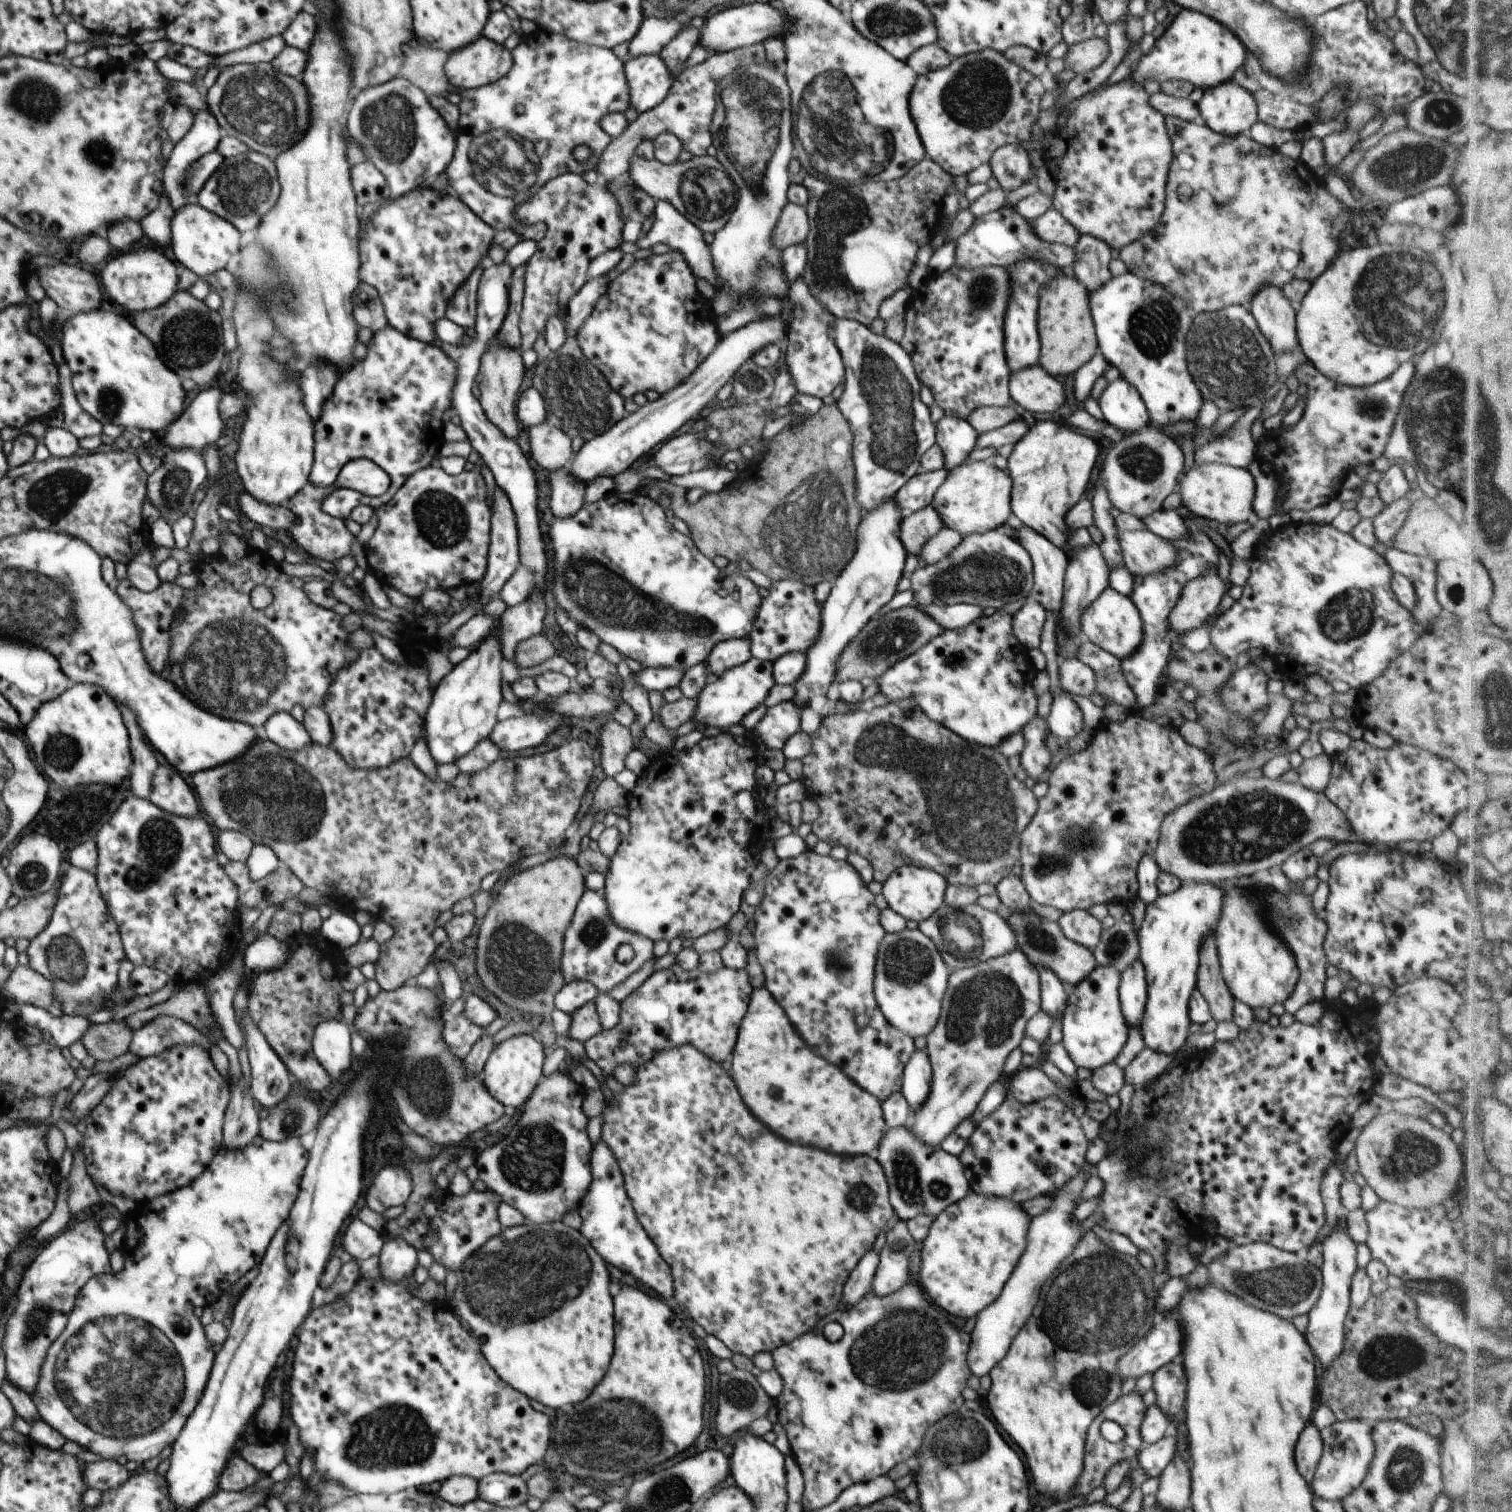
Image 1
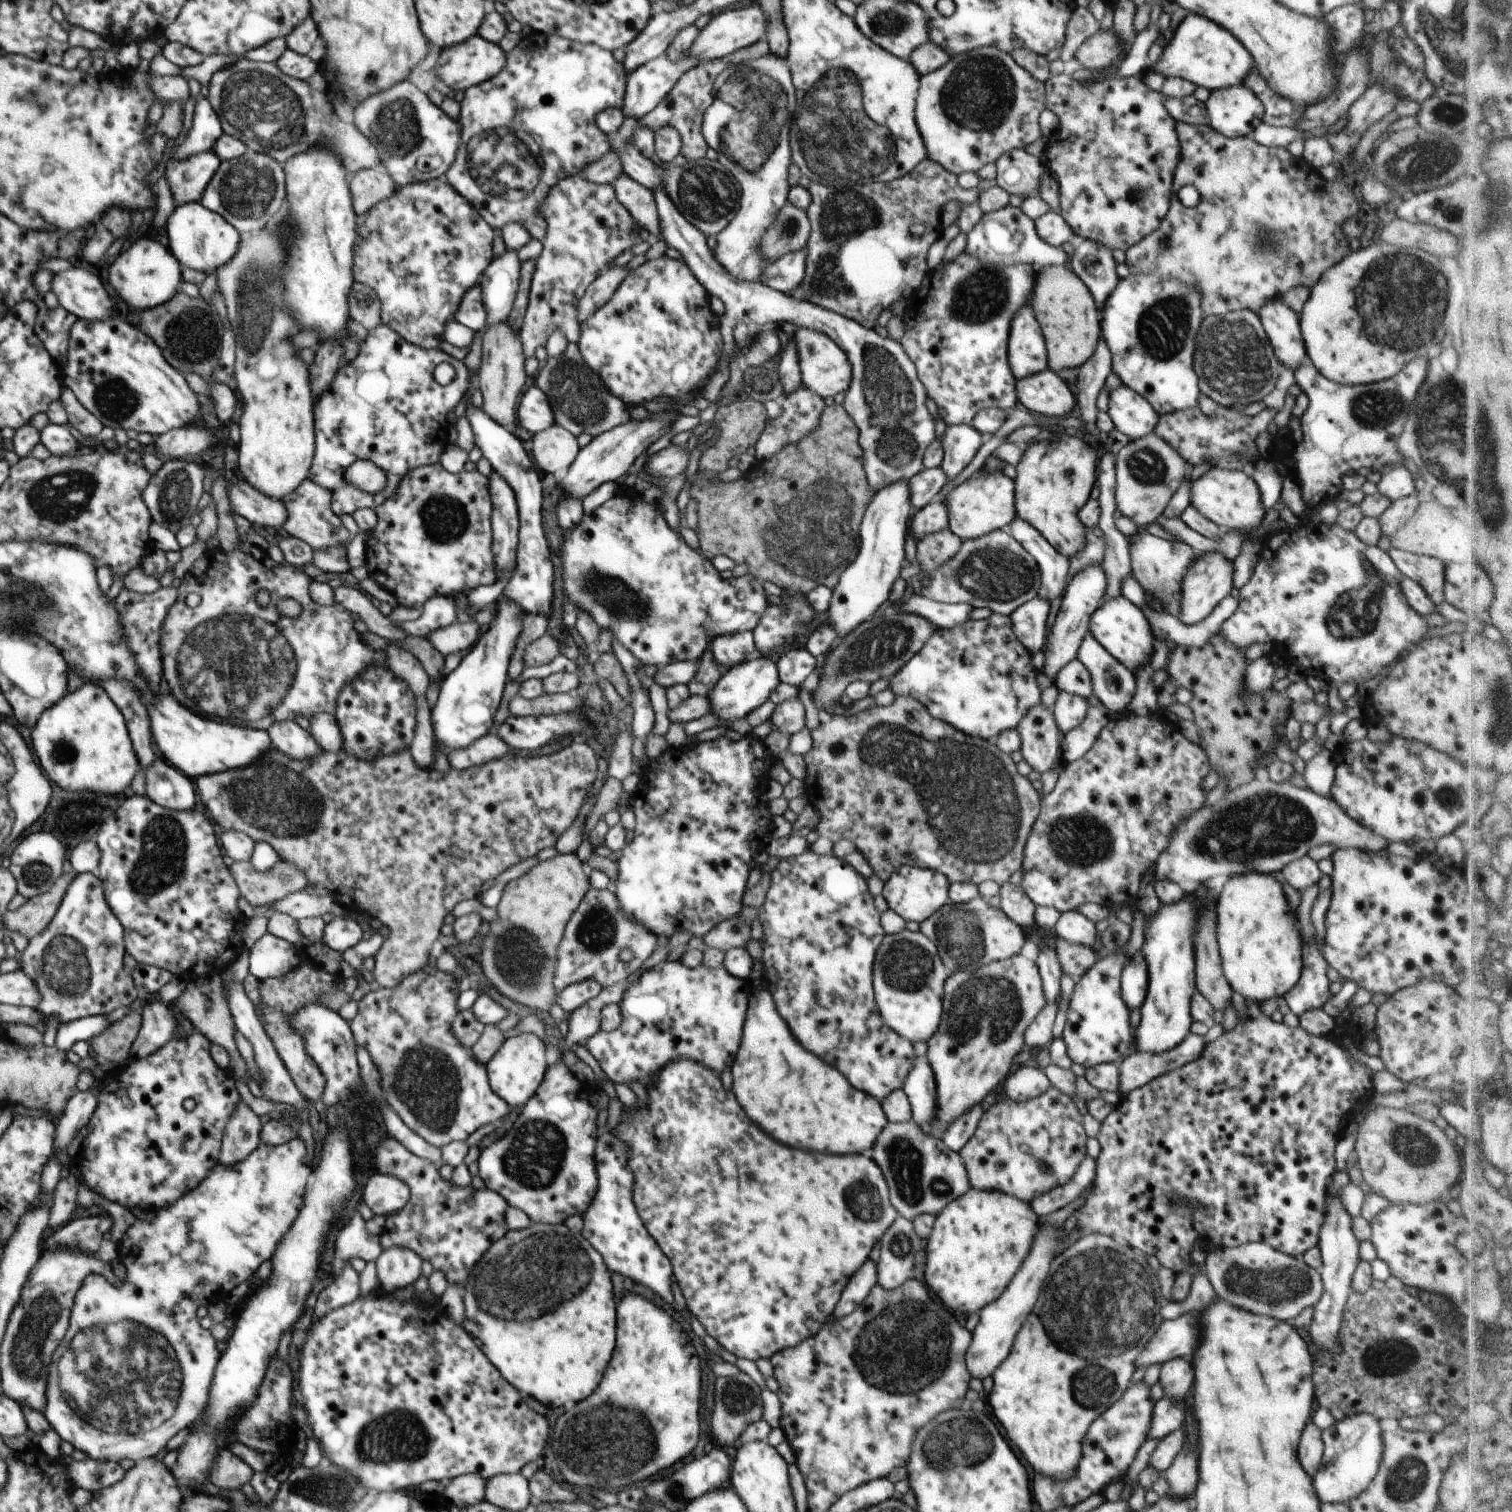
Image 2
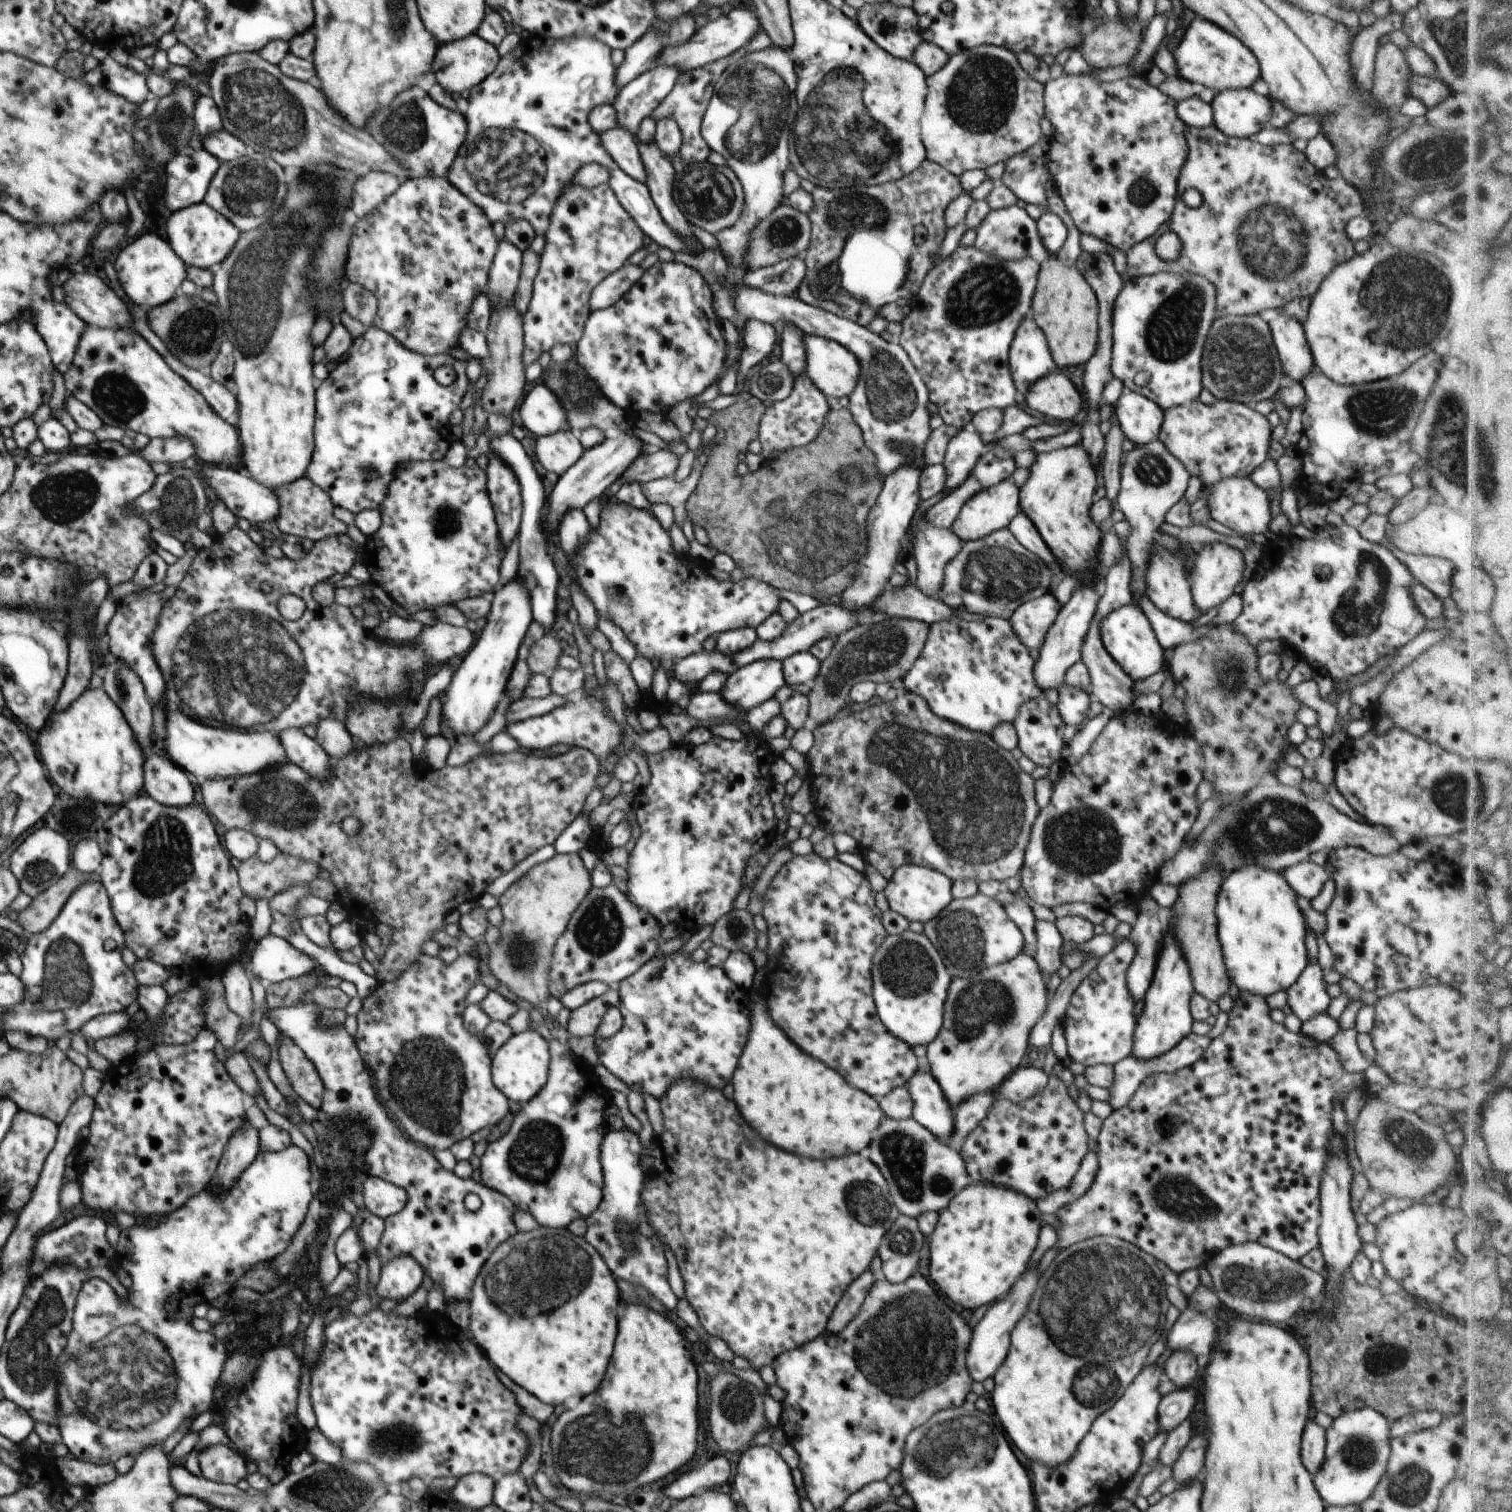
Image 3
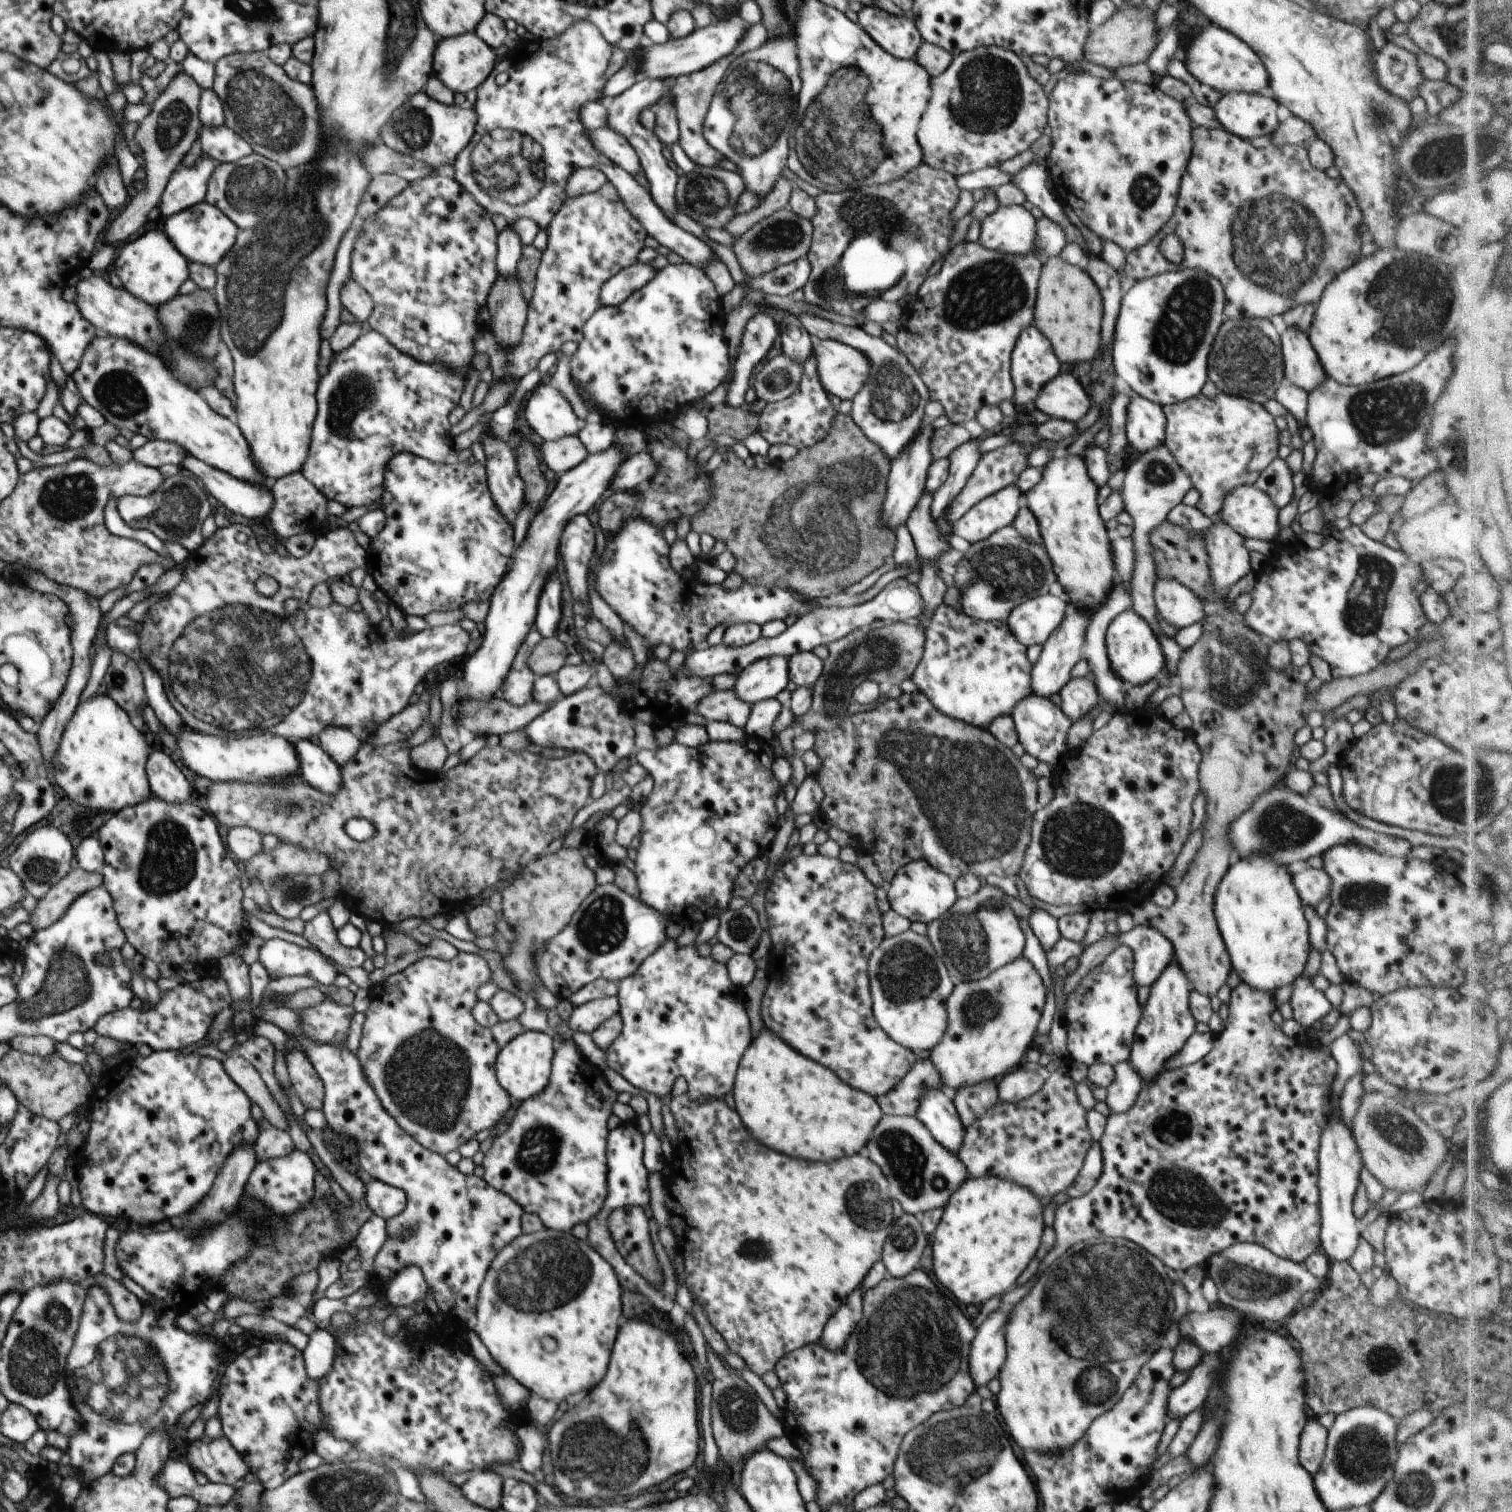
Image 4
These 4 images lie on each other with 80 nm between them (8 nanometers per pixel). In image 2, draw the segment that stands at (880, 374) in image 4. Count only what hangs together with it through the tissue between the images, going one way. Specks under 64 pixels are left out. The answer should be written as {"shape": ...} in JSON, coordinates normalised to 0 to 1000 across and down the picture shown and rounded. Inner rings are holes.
{"shape":[[[435,122],[431,127],[435,135],[437,157],[442,163],[447,164],[458,181],[467,190],[470,196],[474,196],[479,202],[477,210],[478,222],[478,234],[475,244],[466,256],[464,263],[470,266],[476,263],[483,250],[482,240],[486,234],[484,219],[487,213],[491,213],[496,220],[503,217],[521,213],[526,218],[536,218],[549,223],[562,237],[564,249],[559,259],[557,269],[563,276],[568,284],[568,294],[571,300],[571,311],[575,321],[581,325],[595,317],[601,317],[610,310],[610,300],[618,291],[618,279],[612,269],[613,258],[607,250],[604,239],[595,226],[583,223],[578,217],[570,216],[553,206],[537,201],[526,194],[519,194],[505,188],[503,186],[491,186],[484,183],[473,171],[467,161],[468,156],[463,153],[456,144],[447,137],[440,125]]]}

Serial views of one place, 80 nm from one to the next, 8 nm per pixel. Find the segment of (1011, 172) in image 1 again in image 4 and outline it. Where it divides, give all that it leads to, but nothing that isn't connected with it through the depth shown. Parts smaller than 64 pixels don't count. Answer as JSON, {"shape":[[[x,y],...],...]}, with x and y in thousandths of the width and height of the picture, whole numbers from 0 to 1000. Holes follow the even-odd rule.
{"shape":[[[683,107],[671,116],[671,120],[669,120],[677,126],[679,132],[683,134],[684,136],[689,139],[692,144],[702,149],[706,161],[713,161],[717,164],[716,153],[708,146],[703,136],[698,133],[694,124],[693,112],[690,110],[686,110]]]}

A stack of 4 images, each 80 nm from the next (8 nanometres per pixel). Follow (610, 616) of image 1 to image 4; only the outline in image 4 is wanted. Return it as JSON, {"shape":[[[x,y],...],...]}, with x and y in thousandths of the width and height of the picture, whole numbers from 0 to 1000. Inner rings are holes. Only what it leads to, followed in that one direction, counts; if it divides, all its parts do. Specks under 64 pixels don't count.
{"shape":[[[416,343],[404,358],[401,358],[398,373],[394,377],[394,390],[396,393],[409,405],[412,411],[415,411],[422,419],[429,425],[433,429],[436,426],[444,427],[445,431],[458,429],[467,423],[472,415],[476,413],[499,411],[503,414],[509,411],[520,410],[521,407],[531,408],[533,405],[541,402],[534,397],[534,394],[528,391],[517,388],[499,388],[492,385],[486,391],[480,390],[478,387],[469,387],[463,385],[458,375],[452,378],[446,378],[442,370],[443,362],[439,356],[438,351],[426,343]]]}

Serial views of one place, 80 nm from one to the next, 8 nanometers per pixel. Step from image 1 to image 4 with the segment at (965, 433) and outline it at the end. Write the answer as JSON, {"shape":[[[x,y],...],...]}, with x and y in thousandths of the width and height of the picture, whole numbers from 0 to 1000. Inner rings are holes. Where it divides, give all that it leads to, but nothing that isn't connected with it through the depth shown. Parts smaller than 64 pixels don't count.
{"shape":[[[642,290],[640,293],[635,294],[628,300],[628,314],[624,320],[617,325],[616,342],[626,356],[630,354],[630,348],[626,343],[626,338],[639,321],[649,302],[647,300],[647,293],[647,291]]]}

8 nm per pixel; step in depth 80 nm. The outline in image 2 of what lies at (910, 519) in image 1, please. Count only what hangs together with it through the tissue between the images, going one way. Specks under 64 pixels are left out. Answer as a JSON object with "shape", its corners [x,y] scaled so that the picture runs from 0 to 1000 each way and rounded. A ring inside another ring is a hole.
{"shape":[[[620,330],[610,335],[603,345],[603,352],[606,358],[612,354],[627,349],[628,340],[626,333]]]}

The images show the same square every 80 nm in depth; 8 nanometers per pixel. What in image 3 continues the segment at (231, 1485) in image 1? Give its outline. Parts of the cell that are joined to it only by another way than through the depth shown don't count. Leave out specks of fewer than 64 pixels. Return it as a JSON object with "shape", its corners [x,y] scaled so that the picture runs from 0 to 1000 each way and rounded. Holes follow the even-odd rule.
{"shape":[[[149,955],[135,957],[132,960],[132,969],[138,979],[155,982],[167,971],[157,959]]]}

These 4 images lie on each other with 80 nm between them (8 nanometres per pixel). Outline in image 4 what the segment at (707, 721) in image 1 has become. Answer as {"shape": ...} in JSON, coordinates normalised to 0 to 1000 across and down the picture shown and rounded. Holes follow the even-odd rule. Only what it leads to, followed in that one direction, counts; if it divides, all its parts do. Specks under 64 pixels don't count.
{"shape":[[[512,433],[495,439],[487,447],[487,460],[497,466],[513,461],[522,451],[522,435]]]}

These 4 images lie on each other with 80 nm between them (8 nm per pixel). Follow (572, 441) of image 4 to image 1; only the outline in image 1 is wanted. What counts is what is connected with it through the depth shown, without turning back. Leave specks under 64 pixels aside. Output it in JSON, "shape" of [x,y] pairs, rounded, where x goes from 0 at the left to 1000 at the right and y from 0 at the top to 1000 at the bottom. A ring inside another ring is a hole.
{"shape":[[[360,279],[350,283],[351,300],[357,310],[364,313],[376,309],[380,300],[378,290],[372,284]]]}

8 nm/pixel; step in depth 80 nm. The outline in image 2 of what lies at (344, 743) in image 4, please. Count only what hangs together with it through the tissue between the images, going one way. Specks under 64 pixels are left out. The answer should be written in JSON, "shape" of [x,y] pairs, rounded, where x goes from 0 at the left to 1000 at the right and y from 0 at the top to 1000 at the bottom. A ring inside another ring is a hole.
{"shape":[[[212,472],[204,478],[205,485],[214,497],[224,498],[227,496],[228,487],[221,473]]]}

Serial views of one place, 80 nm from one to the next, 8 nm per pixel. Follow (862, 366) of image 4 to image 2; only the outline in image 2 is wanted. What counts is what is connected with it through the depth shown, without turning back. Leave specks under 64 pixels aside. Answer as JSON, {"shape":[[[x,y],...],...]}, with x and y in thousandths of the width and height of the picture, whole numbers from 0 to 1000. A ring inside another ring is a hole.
{"shape":[[[538,217],[526,218],[524,225],[527,229],[530,253],[533,255],[533,257],[544,264],[562,257],[564,249],[563,241],[560,233],[549,223],[538,219]]]}

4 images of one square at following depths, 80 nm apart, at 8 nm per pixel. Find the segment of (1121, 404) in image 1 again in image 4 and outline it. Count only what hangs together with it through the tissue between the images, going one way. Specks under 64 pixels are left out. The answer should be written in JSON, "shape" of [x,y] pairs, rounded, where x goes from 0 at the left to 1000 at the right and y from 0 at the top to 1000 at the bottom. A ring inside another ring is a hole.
{"shape":[[[753,261],[748,263],[745,271],[744,288],[745,294],[751,299],[759,300],[771,292],[772,276],[769,270],[764,266]]]}

